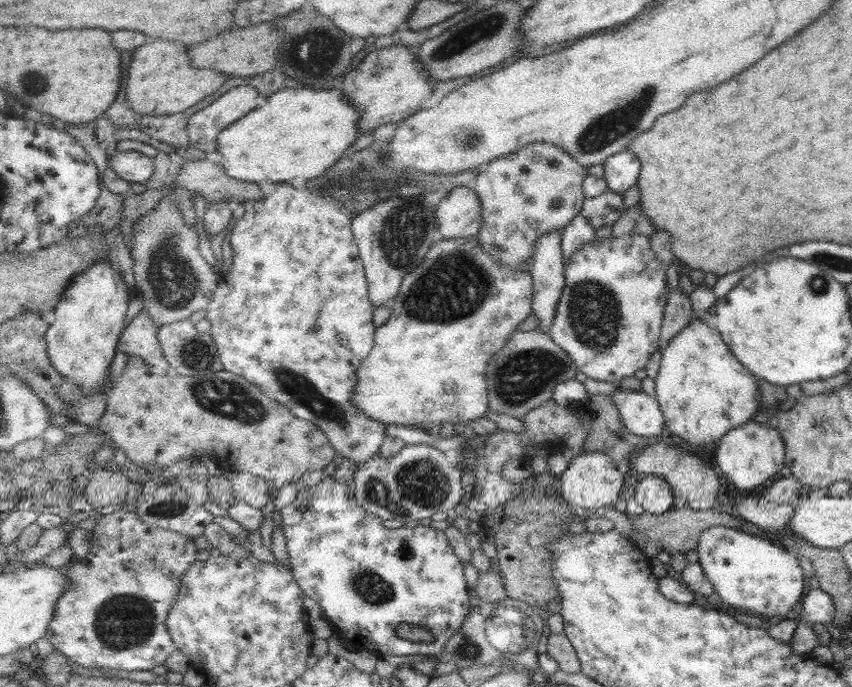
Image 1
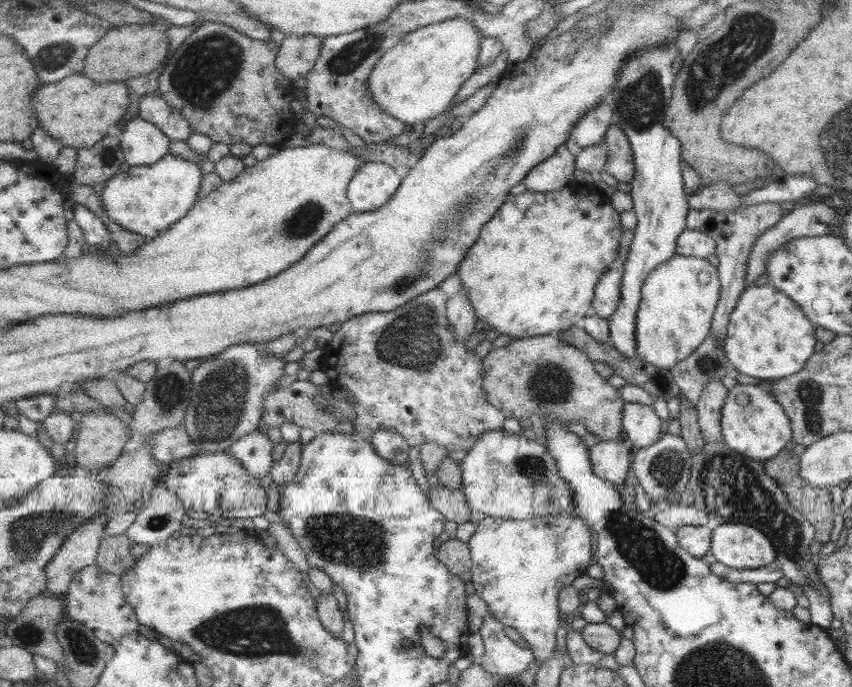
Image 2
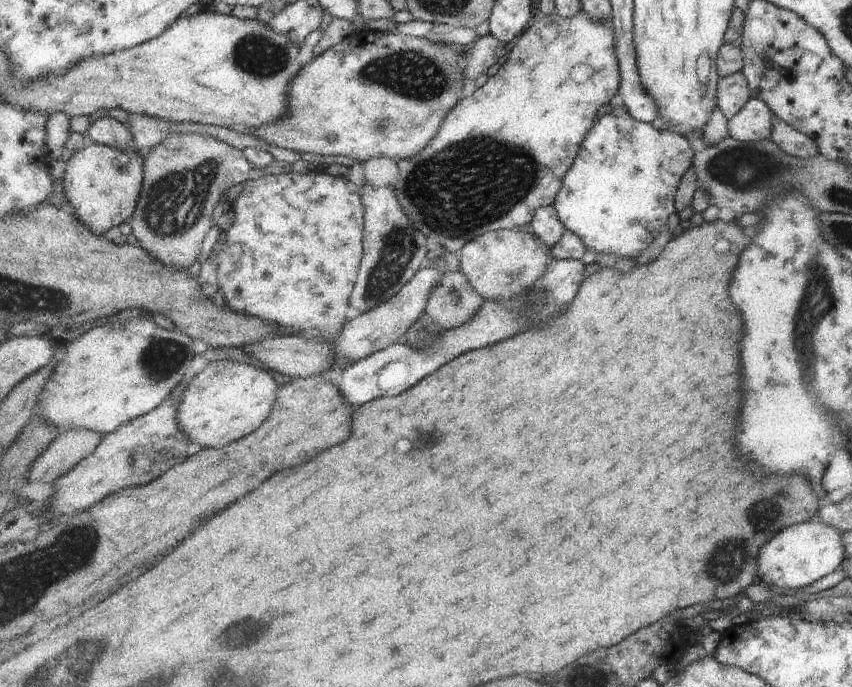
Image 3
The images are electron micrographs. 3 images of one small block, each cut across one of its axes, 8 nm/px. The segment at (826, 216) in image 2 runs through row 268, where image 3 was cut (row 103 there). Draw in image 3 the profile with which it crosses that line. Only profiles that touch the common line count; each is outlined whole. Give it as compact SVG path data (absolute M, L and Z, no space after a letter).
M750 99L733 117L726 119L727 134L741 142L755 142L770 138L769 107L761 99Z

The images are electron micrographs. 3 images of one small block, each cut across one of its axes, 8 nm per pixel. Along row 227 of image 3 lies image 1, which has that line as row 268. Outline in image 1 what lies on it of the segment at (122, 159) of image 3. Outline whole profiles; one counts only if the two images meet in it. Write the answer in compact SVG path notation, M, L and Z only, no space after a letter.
M102 260L91 265L87 272L79 273L63 293L57 308L53 310L56 320L46 334L48 353L53 365L67 377L67 380L79 385L85 395L93 395L105 389L105 380L110 373L109 365L118 352L122 332L126 329L125 318L131 302L131 287L127 287L123 274L115 267L117 265L111 264L108 260Z

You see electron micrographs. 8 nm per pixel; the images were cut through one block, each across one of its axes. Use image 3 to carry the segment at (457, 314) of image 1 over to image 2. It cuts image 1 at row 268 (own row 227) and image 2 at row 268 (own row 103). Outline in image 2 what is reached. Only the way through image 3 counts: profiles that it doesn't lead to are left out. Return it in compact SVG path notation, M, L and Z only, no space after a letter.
M570 186L547 192L535 192L526 188L523 193L510 194L499 212L483 226L479 240L475 242L470 253L467 253L466 257L463 258L457 274L459 274L461 286L467 289L467 295L469 295L475 311L479 315L479 320L485 322L489 328L492 328L498 334L507 334L511 336L512 340L537 335L558 335L564 330L570 329L573 324L577 324L581 318L584 319L588 314L592 313L595 288L601 277L611 271L611 268L617 262L617 256L619 256L619 250L621 250L621 240L623 240L622 231L623 227L619 222L619 212L613 209L606 197L598 200L593 194L583 194L581 188L571 188Z

